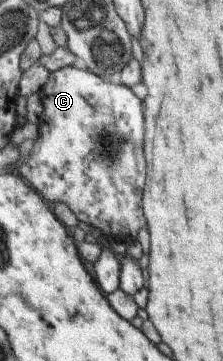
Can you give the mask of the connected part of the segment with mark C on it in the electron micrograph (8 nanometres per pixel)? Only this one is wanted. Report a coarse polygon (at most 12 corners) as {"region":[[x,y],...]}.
{"region":[[49,72],[18,173],[111,241],[144,227],[142,103]]}

